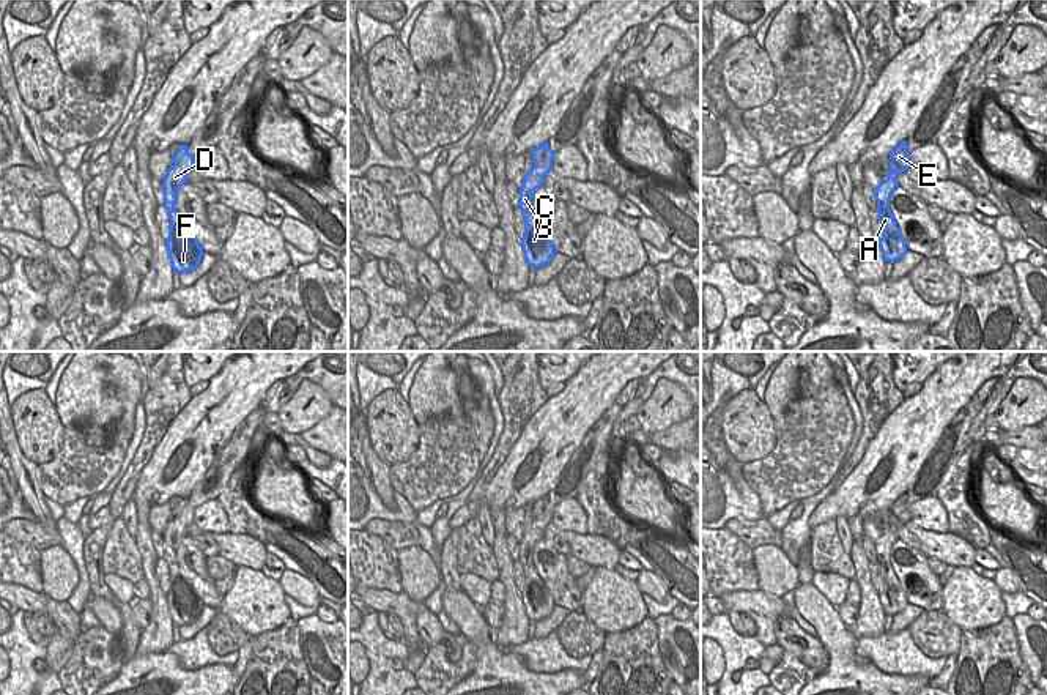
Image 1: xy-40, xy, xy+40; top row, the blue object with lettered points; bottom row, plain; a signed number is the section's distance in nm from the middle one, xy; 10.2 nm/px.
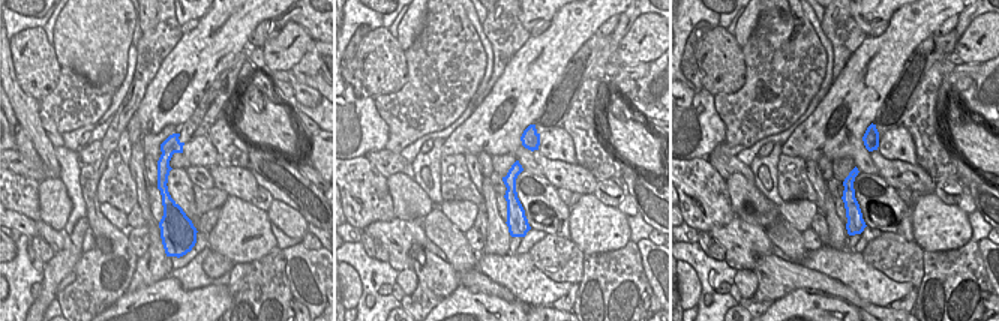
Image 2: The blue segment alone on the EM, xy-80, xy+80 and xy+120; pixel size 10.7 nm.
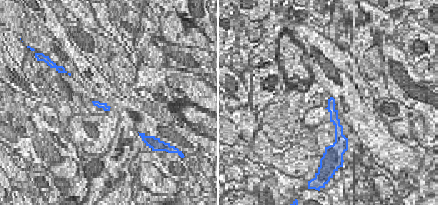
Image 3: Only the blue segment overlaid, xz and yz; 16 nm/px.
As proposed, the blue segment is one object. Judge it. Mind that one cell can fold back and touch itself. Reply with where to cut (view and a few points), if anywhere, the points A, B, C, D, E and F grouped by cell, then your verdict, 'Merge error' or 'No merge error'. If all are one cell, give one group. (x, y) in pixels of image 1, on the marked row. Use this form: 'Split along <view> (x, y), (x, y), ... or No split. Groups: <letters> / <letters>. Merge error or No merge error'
Split along xy-40 (173, 163), (186, 175). Groups: A B C D F / E. Merge error.

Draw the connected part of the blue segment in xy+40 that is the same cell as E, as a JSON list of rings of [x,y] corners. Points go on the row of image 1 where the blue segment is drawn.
[[[902,140],[890,154],[888,175],[897,178],[899,173],[905,172],[912,165],[910,153],[907,140]]]

